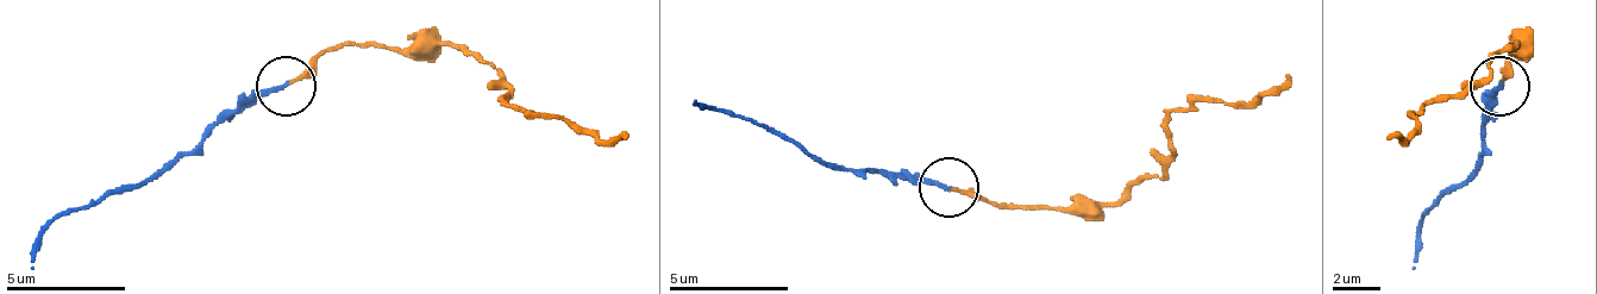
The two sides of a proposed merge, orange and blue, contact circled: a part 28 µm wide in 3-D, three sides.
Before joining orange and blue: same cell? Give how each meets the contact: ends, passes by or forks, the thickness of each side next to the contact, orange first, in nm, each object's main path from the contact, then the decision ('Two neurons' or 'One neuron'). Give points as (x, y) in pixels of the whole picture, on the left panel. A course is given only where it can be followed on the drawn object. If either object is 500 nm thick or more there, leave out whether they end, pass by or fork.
At the ring orange ends. At the ring blue ends. Thickness 140 nm (orange) against 180 nm. Course of orange: (287, 85), (346, 43), (453, 43), (501, 79), (513, 108), (626, 138). Course of blue: (287, 85), (251, 91), (198, 144), (156, 168), (138, 186), (67, 210), (31, 269). One neuron

